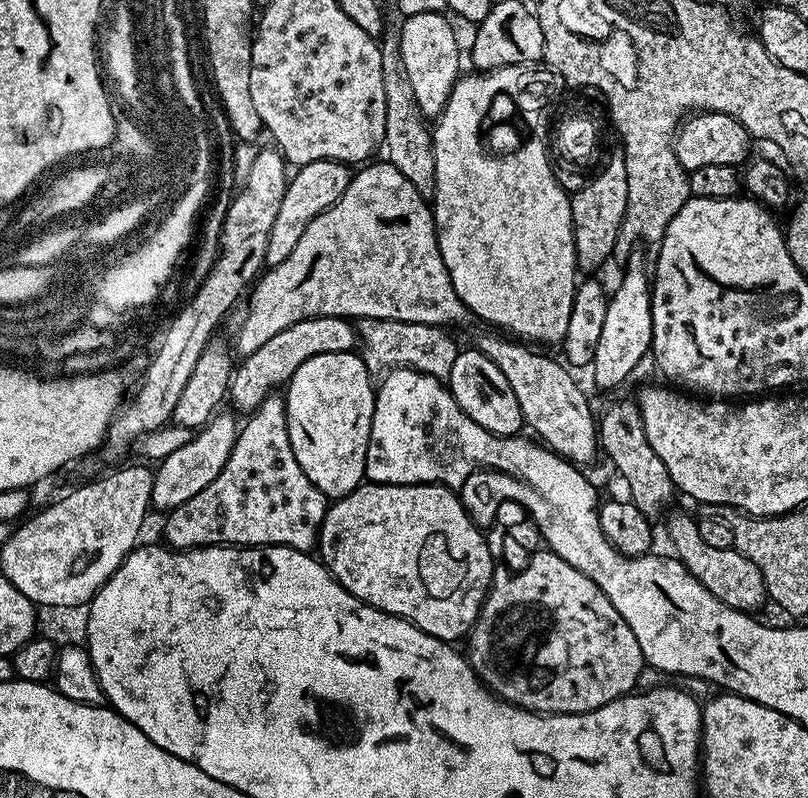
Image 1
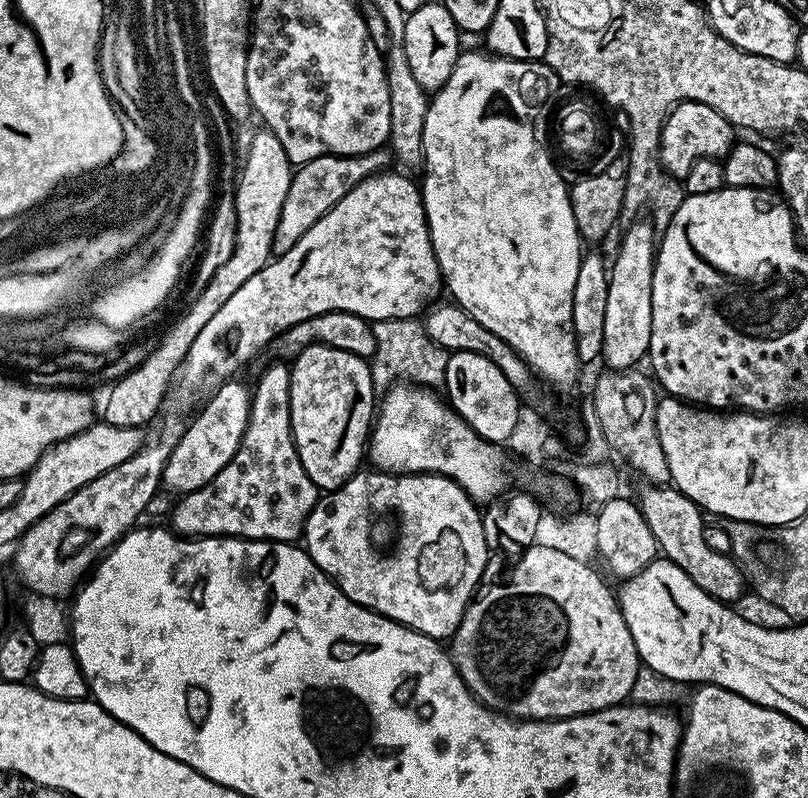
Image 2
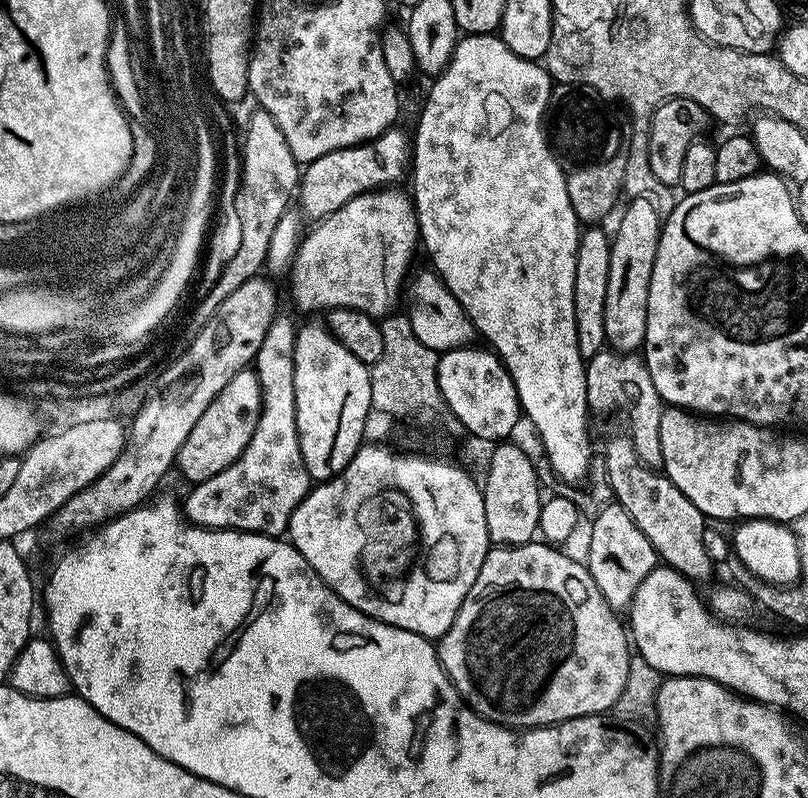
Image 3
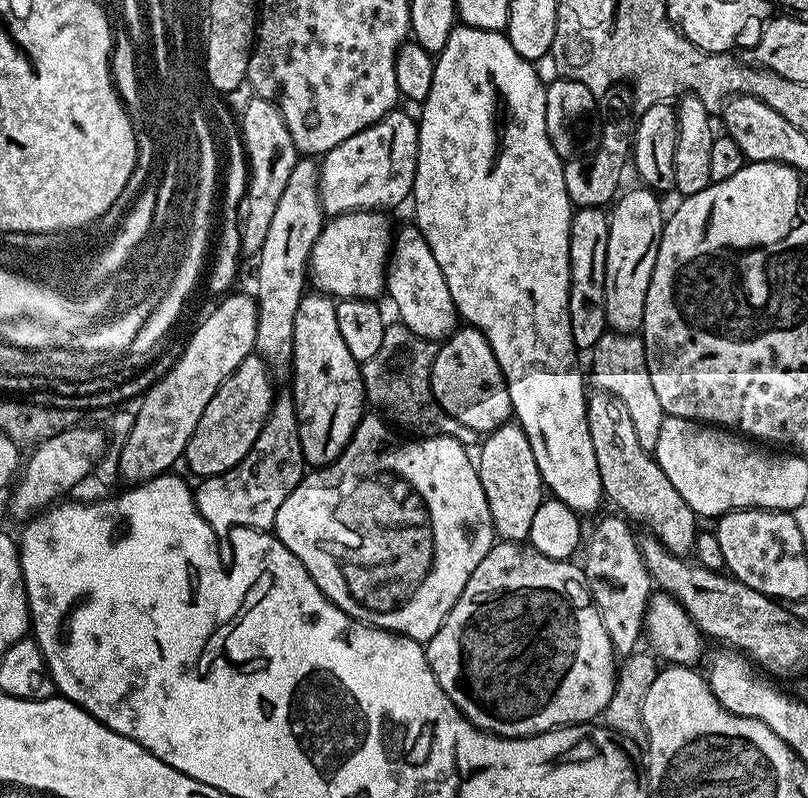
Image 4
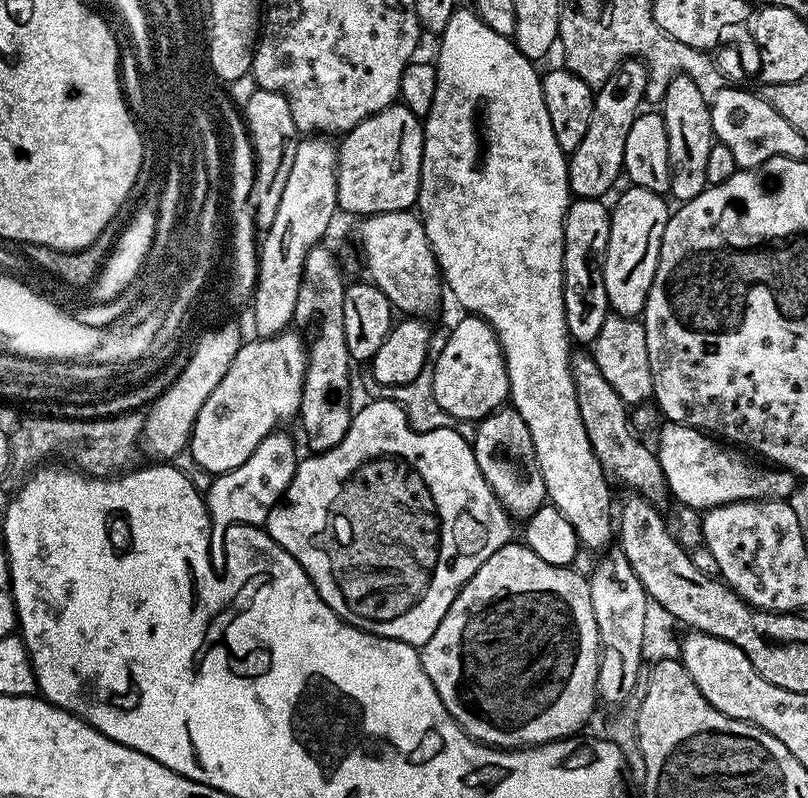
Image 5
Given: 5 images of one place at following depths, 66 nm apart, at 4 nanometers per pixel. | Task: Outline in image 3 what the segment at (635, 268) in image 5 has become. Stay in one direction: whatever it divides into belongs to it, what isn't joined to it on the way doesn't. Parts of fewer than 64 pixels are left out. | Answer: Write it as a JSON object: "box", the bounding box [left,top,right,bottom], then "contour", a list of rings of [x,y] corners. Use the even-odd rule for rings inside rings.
{"box":[606,199,662,353],"contour":[[[629,199],[623,208],[616,236],[614,232],[610,240],[610,278],[606,282],[606,344],[617,352],[635,353],[646,338],[650,274],[660,241],[662,219],[655,212],[655,206],[646,200]]]}

